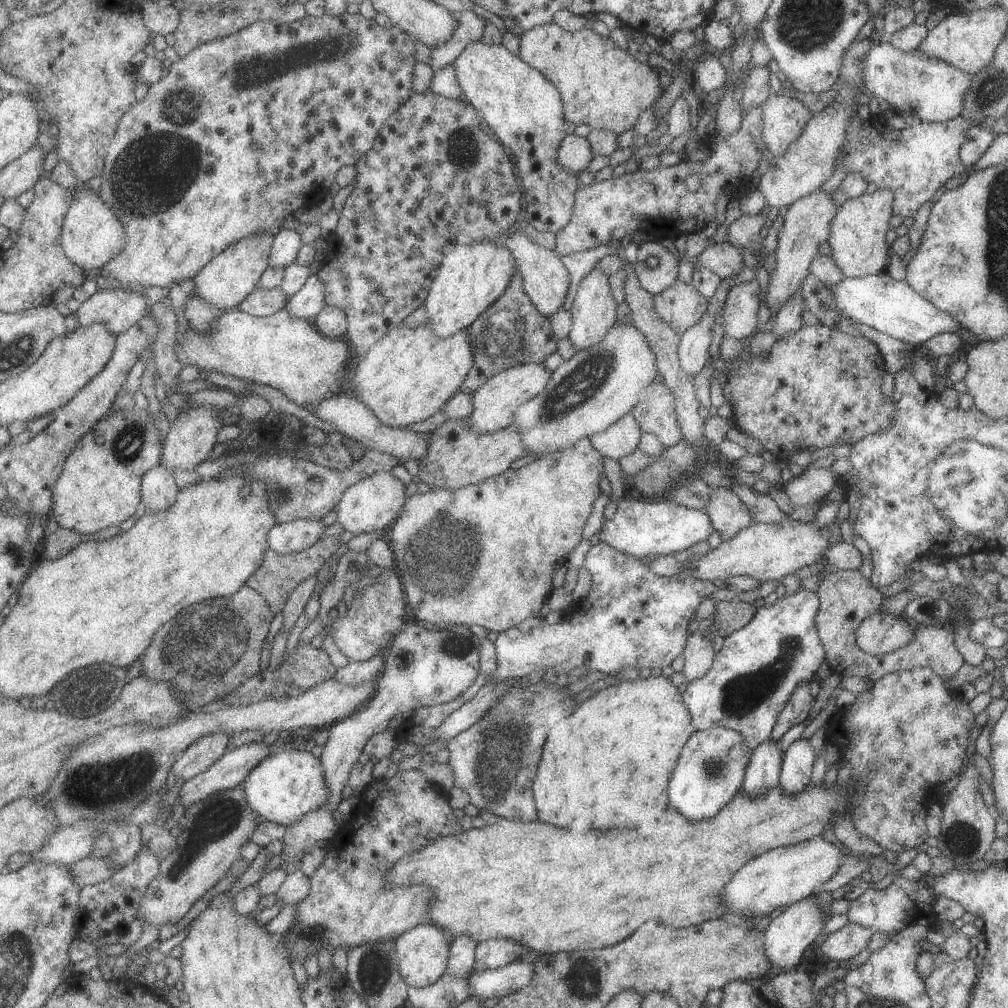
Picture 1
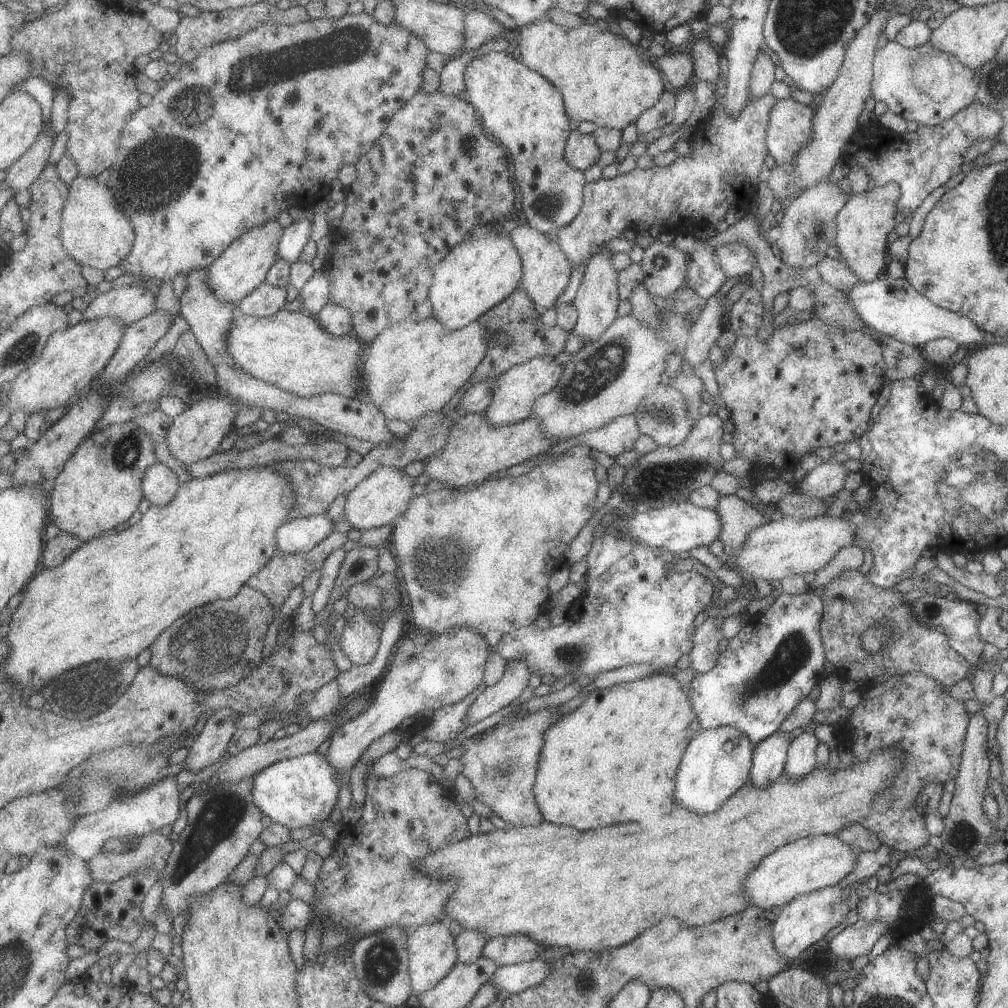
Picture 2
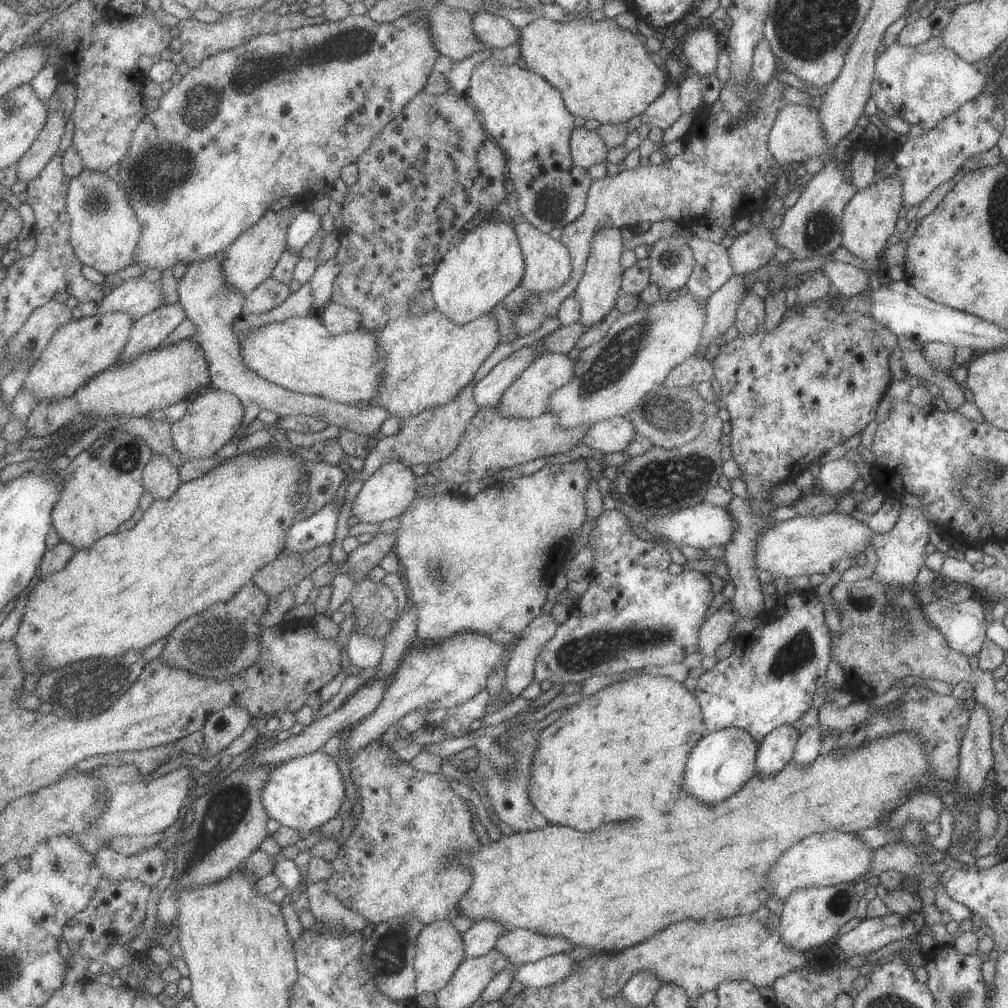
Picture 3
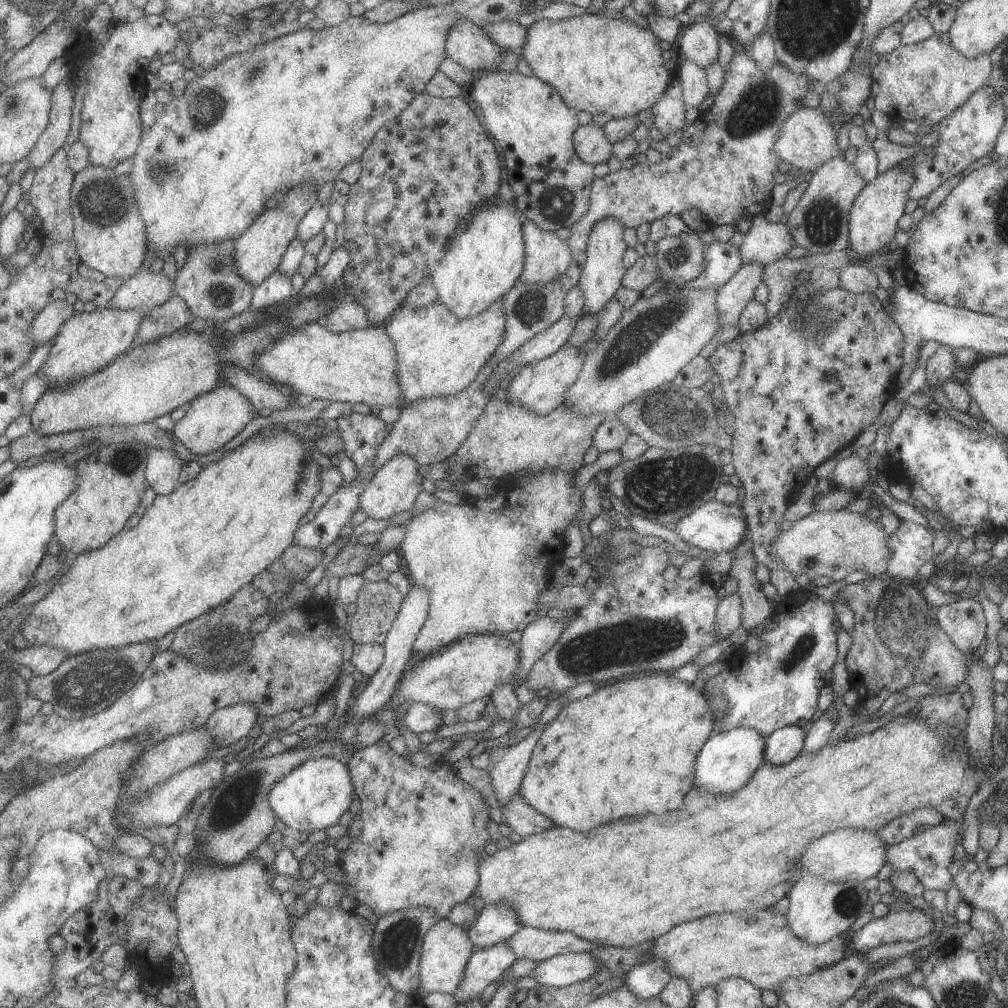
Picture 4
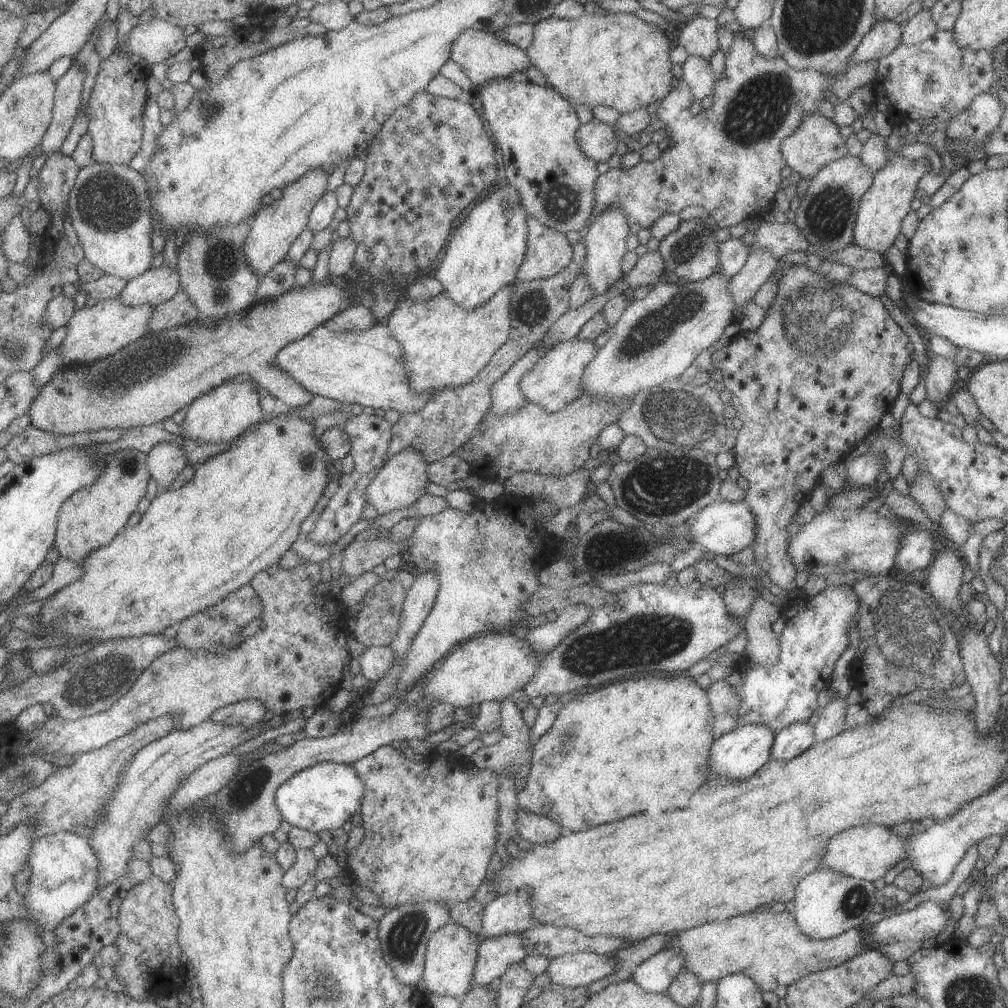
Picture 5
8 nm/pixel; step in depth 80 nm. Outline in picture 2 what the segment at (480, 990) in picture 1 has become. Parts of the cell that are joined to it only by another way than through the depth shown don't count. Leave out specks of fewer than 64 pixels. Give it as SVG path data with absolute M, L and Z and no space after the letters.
M537 958L532 961L499 967L488 982L496 986L498 992L520 993L540 982L552 970L549 960Z

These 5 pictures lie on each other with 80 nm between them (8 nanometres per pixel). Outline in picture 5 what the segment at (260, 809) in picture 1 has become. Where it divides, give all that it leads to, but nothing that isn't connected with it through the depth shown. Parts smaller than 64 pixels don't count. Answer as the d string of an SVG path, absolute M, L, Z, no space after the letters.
M323 762L293 774L277 788L275 803L283 820L292 827L318 834L322 830L332 832L342 828L362 806L365 797L364 781L352 765Z

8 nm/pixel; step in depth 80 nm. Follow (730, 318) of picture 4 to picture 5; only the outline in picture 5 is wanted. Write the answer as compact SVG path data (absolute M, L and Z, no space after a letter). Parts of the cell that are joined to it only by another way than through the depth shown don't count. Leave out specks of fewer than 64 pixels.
M752 249L744 266L729 280L729 291L735 302L735 314L772 278L778 259L770 249Z

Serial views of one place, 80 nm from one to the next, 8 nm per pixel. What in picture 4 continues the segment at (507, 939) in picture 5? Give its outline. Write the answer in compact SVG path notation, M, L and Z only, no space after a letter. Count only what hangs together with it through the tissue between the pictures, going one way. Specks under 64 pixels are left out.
M506 940L476 949L466 965L459 990L452 995L459 1004L480 997L486 986L494 980L500 981L516 960L517 954Z

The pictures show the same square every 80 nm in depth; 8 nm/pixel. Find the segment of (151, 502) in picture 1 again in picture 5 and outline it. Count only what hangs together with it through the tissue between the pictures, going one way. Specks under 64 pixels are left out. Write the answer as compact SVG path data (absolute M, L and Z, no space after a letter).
M174 442L155 444L147 454L149 475L157 482L159 490L167 488L178 478L187 464L186 451Z

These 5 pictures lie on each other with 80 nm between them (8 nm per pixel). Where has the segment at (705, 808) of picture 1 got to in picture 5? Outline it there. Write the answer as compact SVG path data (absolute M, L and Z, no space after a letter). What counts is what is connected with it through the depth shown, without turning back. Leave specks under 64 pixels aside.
M761 724L738 726L732 732L724 733L712 743L709 752L710 775L714 774L730 780L747 779L771 759L774 741L775 732Z

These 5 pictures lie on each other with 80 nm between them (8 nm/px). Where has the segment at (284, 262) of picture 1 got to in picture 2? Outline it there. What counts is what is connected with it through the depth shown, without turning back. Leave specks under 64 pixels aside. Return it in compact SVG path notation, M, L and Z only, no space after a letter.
M306 218L294 221L288 228L283 228L283 234L278 242L278 259L291 264L299 261L306 242L311 240L312 222Z

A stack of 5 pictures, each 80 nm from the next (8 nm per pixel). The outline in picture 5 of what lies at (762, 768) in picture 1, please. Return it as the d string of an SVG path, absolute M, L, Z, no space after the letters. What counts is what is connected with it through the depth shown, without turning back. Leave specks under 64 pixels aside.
M808 721L792 723L775 734L771 758L789 761L815 743L815 728Z

